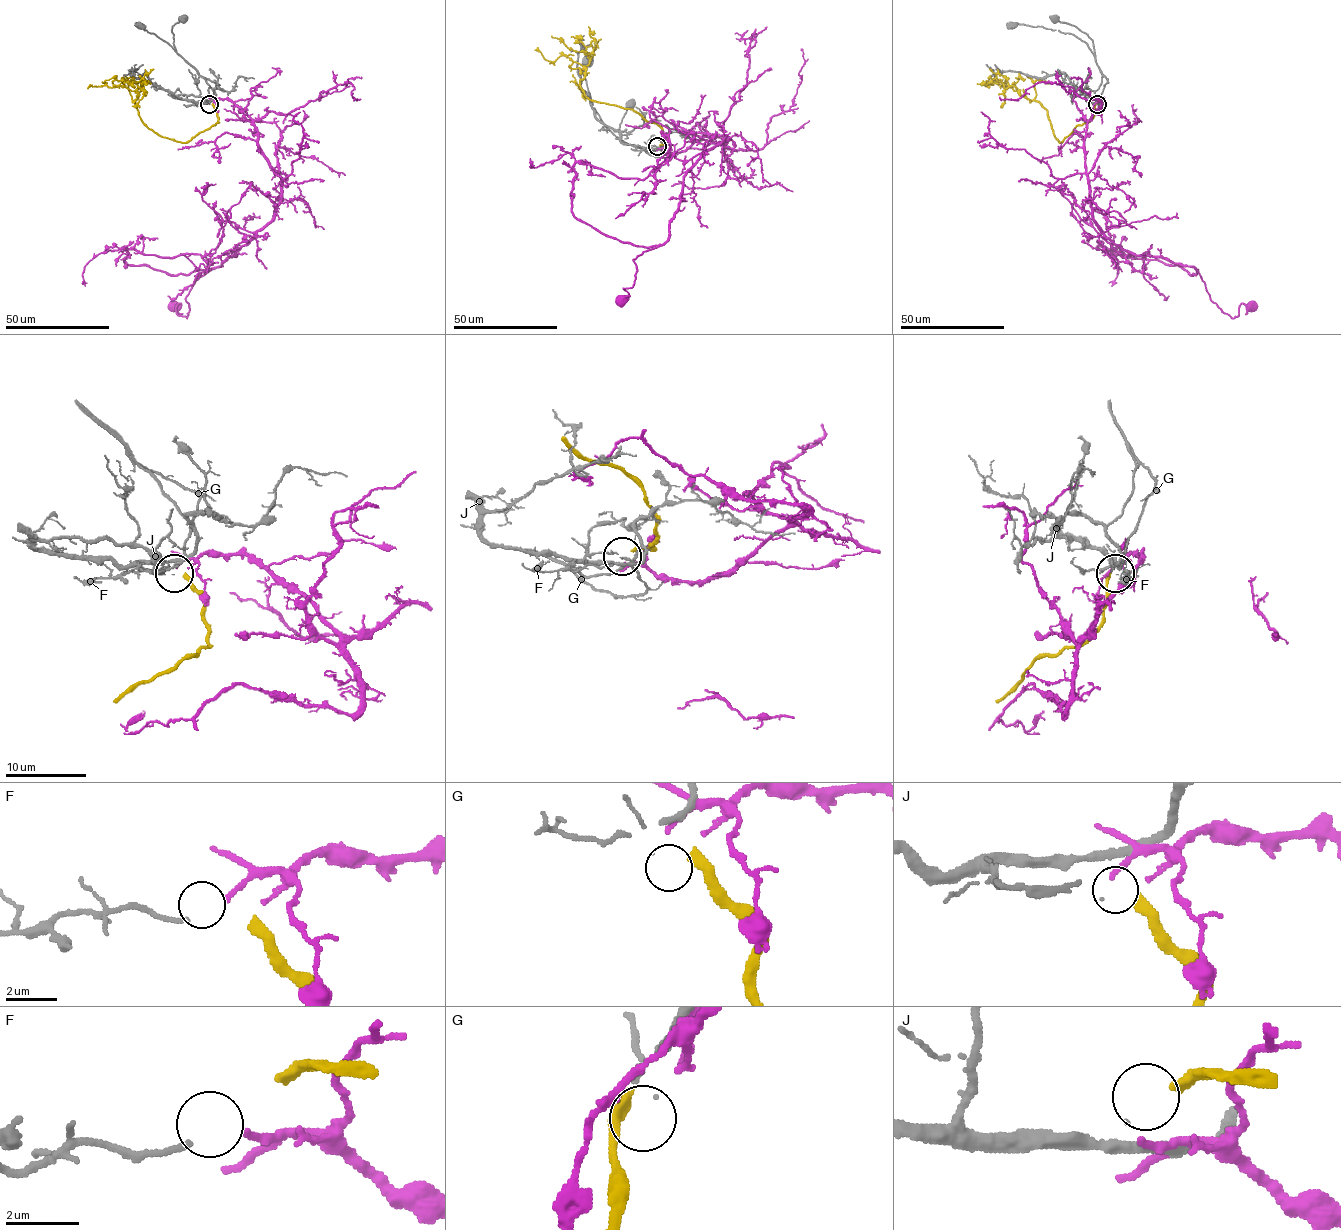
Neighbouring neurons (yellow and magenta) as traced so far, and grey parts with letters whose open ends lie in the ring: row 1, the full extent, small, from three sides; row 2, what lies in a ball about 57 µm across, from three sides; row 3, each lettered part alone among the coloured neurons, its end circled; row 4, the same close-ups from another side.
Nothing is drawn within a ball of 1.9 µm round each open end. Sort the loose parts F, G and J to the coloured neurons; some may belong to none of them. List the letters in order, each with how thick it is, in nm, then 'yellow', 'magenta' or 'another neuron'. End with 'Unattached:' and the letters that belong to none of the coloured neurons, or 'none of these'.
F: 180 nm | magenta
G: 20 nm | another neuron
J: 40 nm | yellow
Unattached: G

